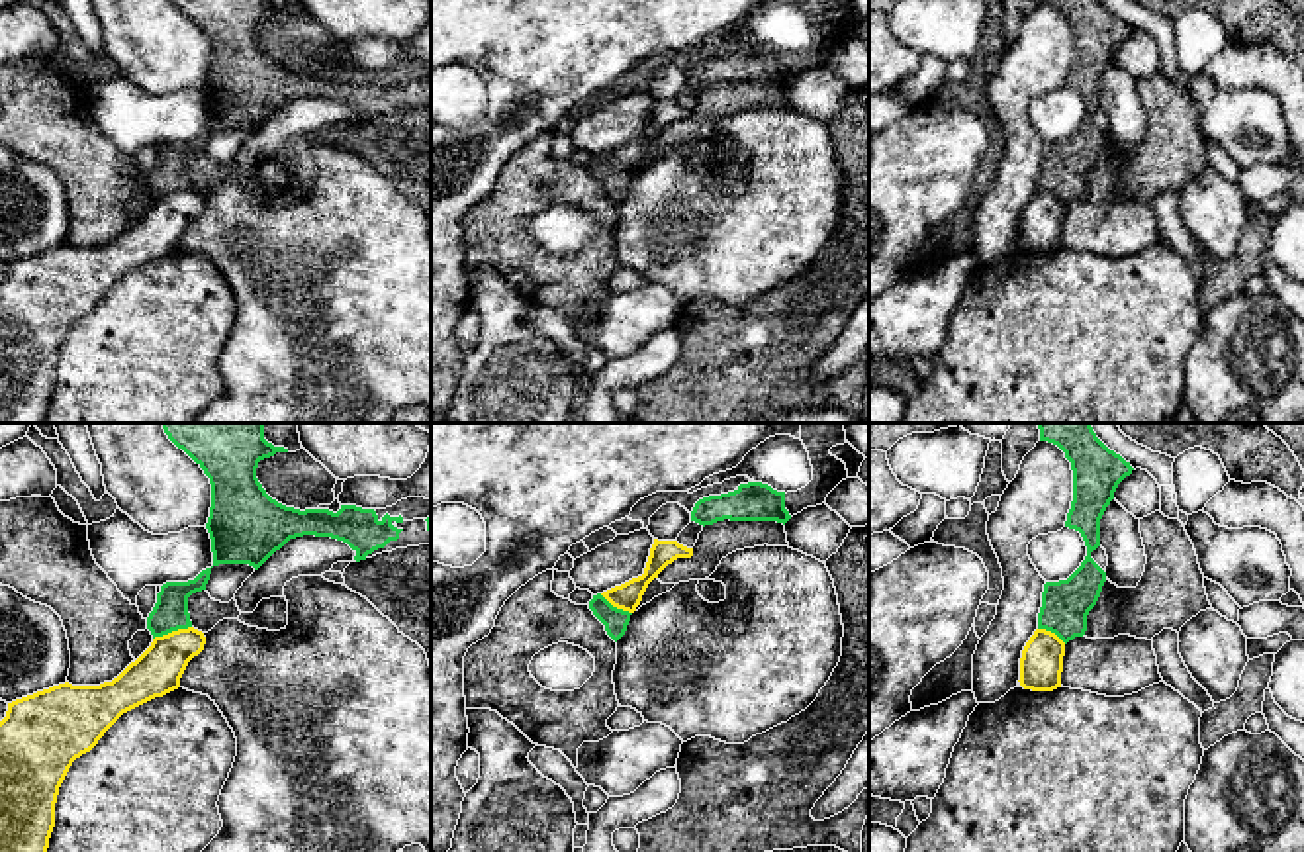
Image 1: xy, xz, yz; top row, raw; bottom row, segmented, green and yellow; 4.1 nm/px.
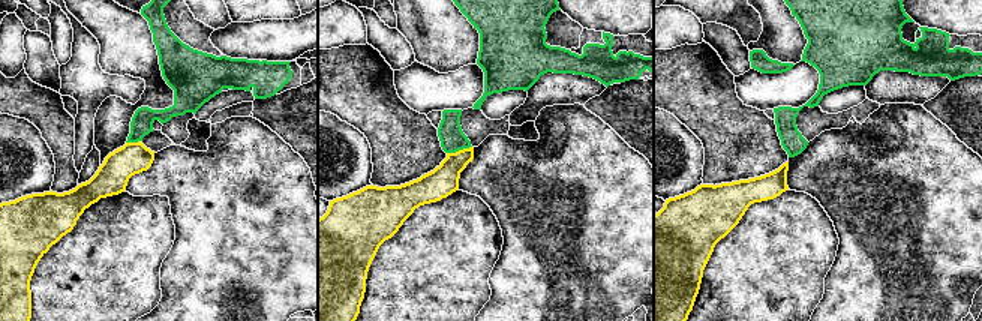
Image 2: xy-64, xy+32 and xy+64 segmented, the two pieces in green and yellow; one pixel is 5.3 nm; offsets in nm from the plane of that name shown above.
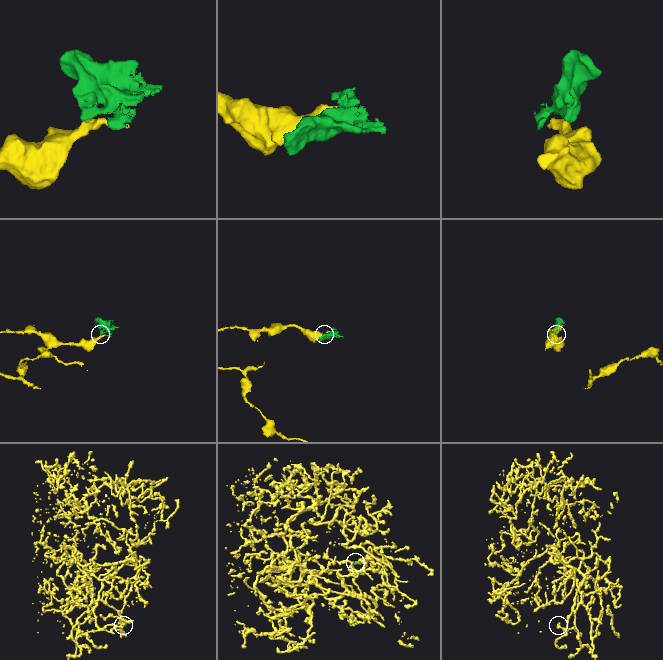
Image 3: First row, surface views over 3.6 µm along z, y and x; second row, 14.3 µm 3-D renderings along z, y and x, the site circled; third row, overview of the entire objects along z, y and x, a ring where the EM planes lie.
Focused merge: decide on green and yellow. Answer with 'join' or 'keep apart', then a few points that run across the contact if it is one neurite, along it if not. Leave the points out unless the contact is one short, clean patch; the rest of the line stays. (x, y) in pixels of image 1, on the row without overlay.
keep apart; line xy (190, 187), (153, 200)

